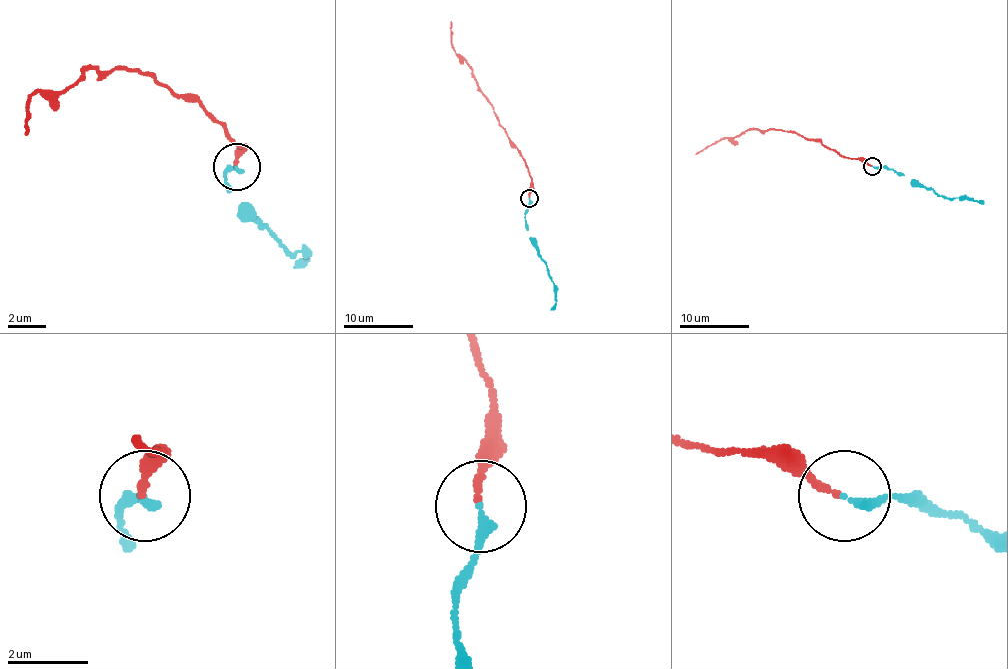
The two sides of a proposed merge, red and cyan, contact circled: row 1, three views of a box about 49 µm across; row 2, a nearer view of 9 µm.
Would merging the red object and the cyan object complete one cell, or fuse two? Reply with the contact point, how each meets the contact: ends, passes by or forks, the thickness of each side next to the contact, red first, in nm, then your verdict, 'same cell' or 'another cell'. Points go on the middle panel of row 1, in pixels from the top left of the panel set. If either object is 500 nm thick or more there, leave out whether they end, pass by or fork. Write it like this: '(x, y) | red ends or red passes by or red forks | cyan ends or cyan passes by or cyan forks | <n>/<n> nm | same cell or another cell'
(529, 198) | red ends | cyan ends | 170/220 nm | same cell

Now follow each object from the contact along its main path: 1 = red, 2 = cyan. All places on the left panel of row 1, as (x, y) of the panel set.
1: (235, 168), (240, 144), (231, 140), (198, 102), (137, 70), (86, 70), (57, 93), (34, 93), (29, 135)
2: (235, 168), (226, 182), (287, 247), (306, 252), (306, 262), (292, 266)

